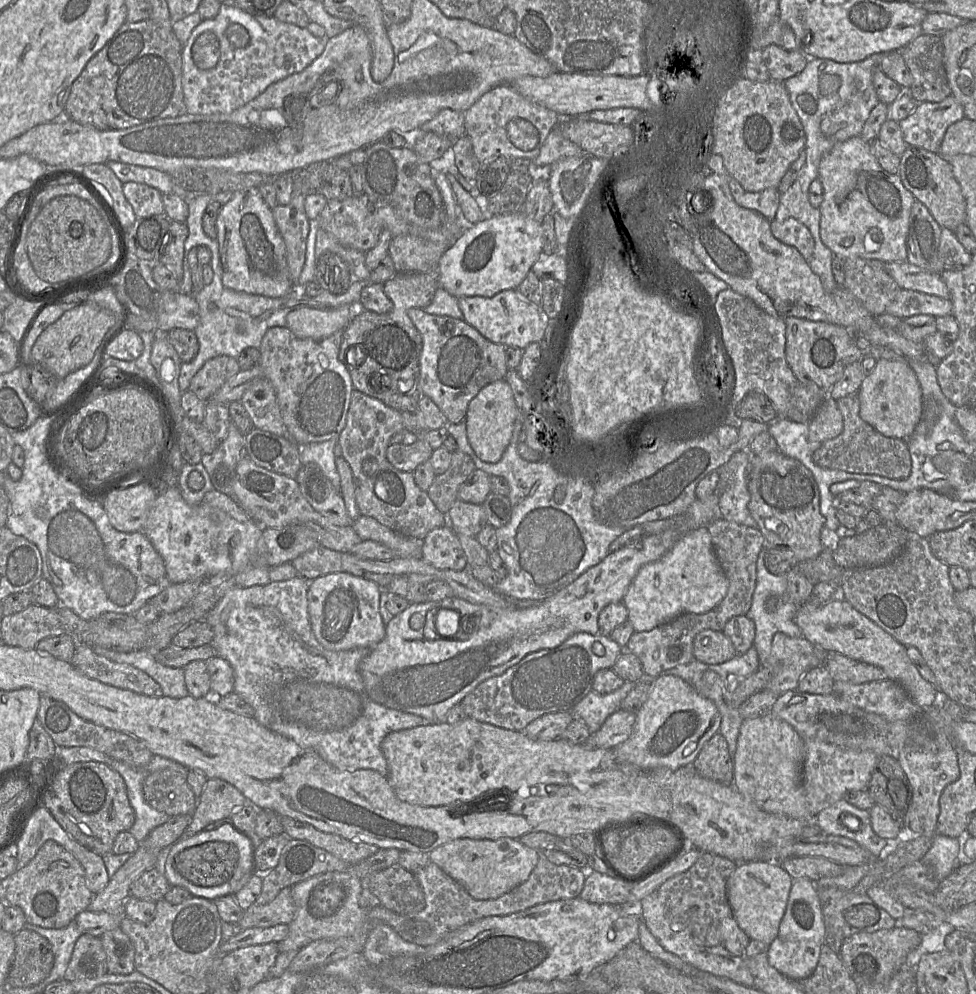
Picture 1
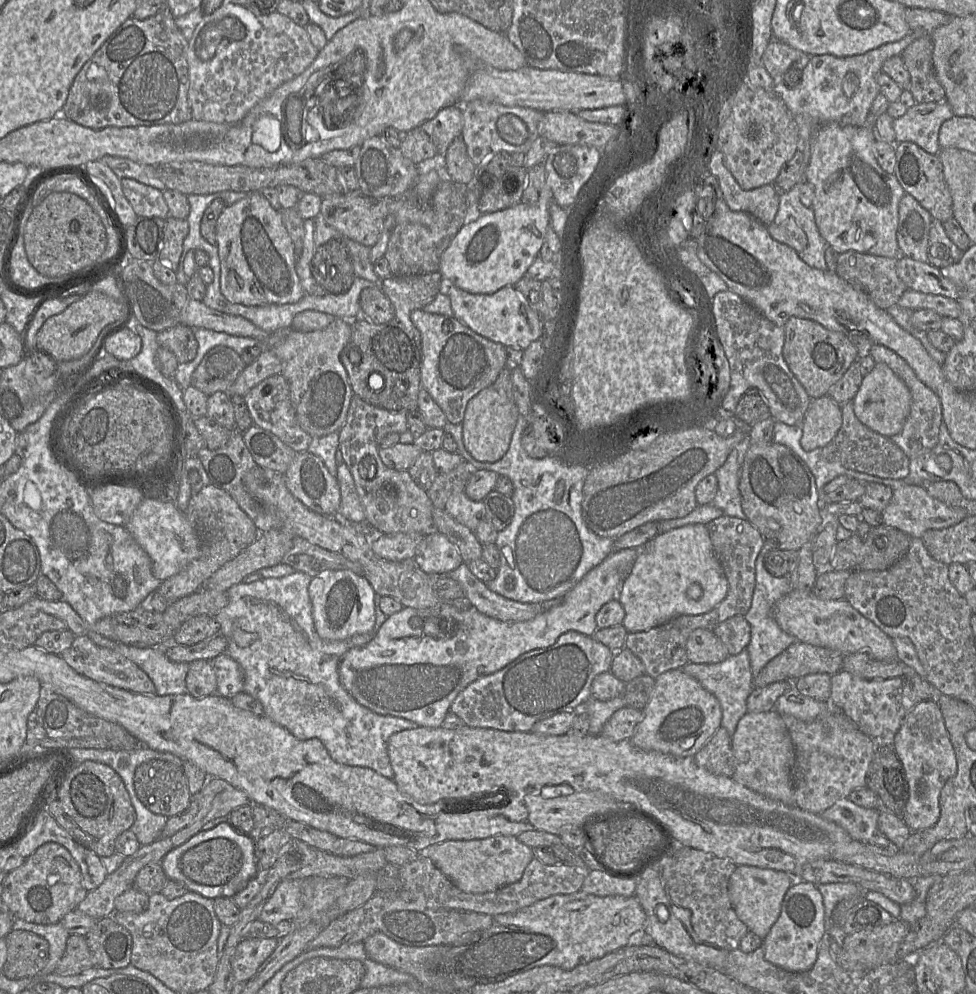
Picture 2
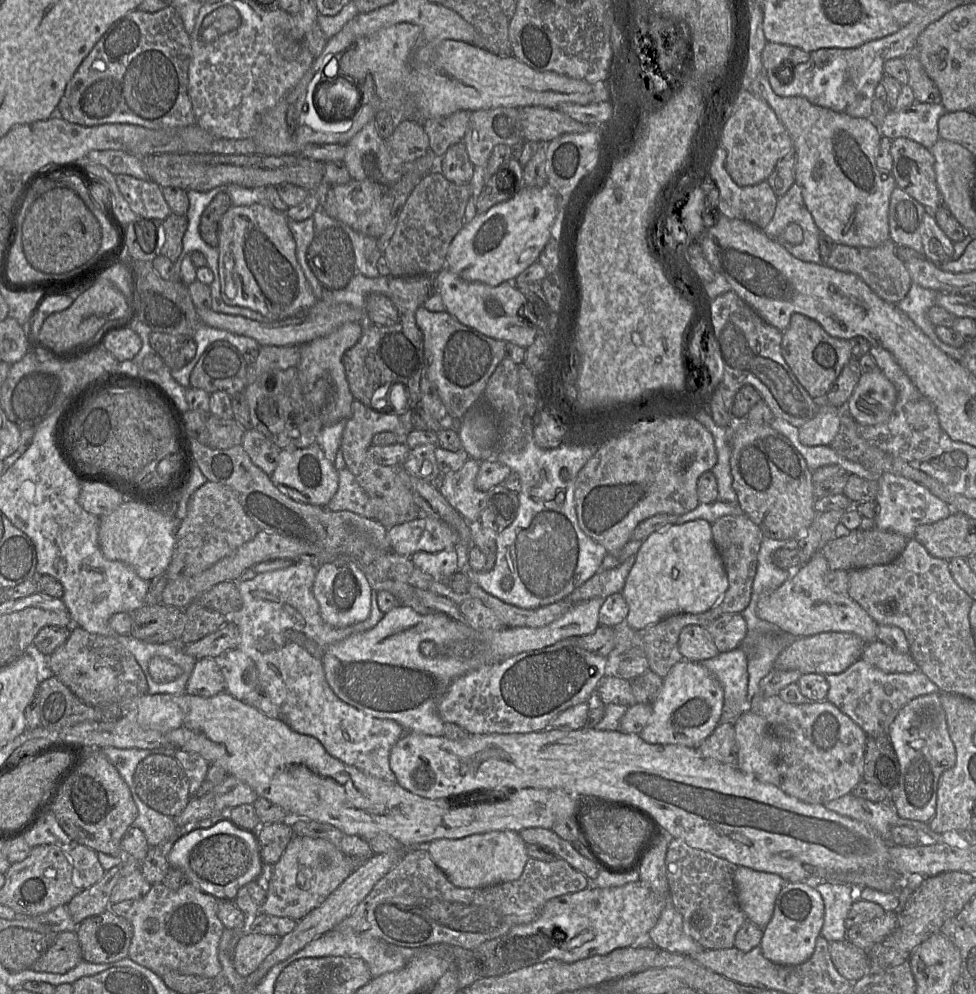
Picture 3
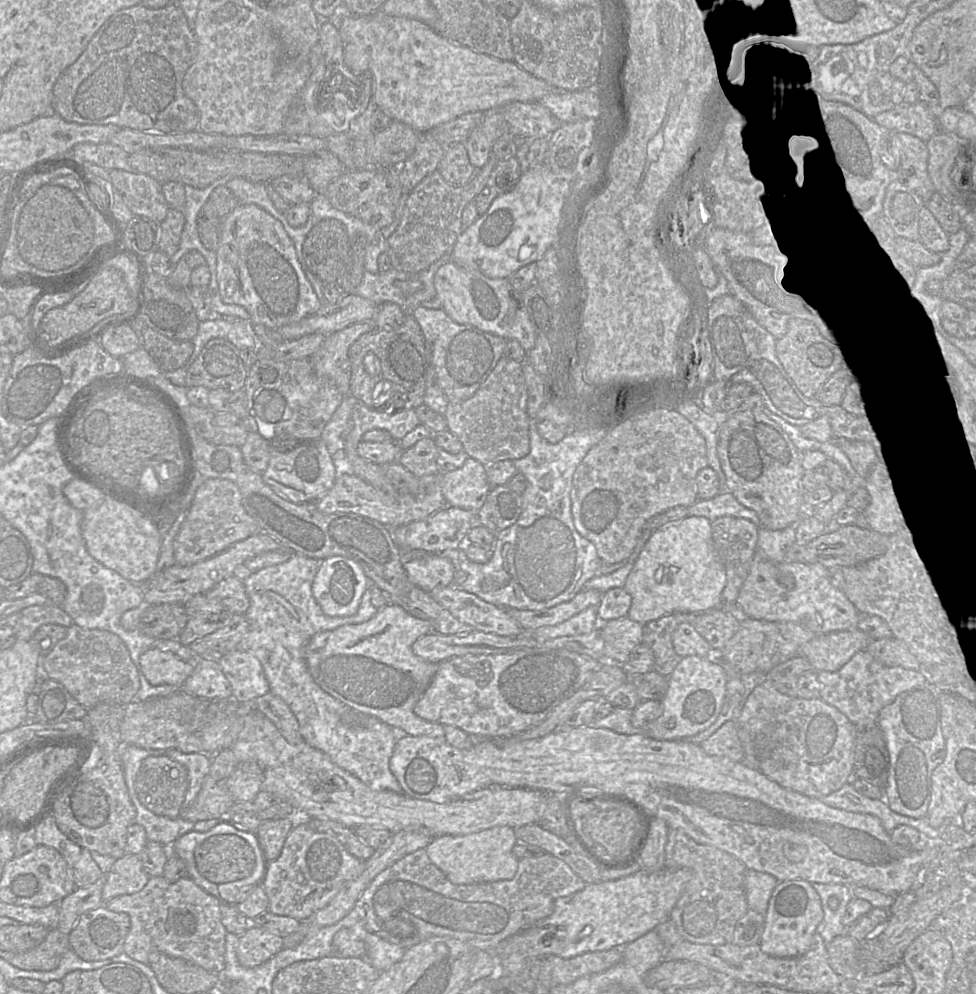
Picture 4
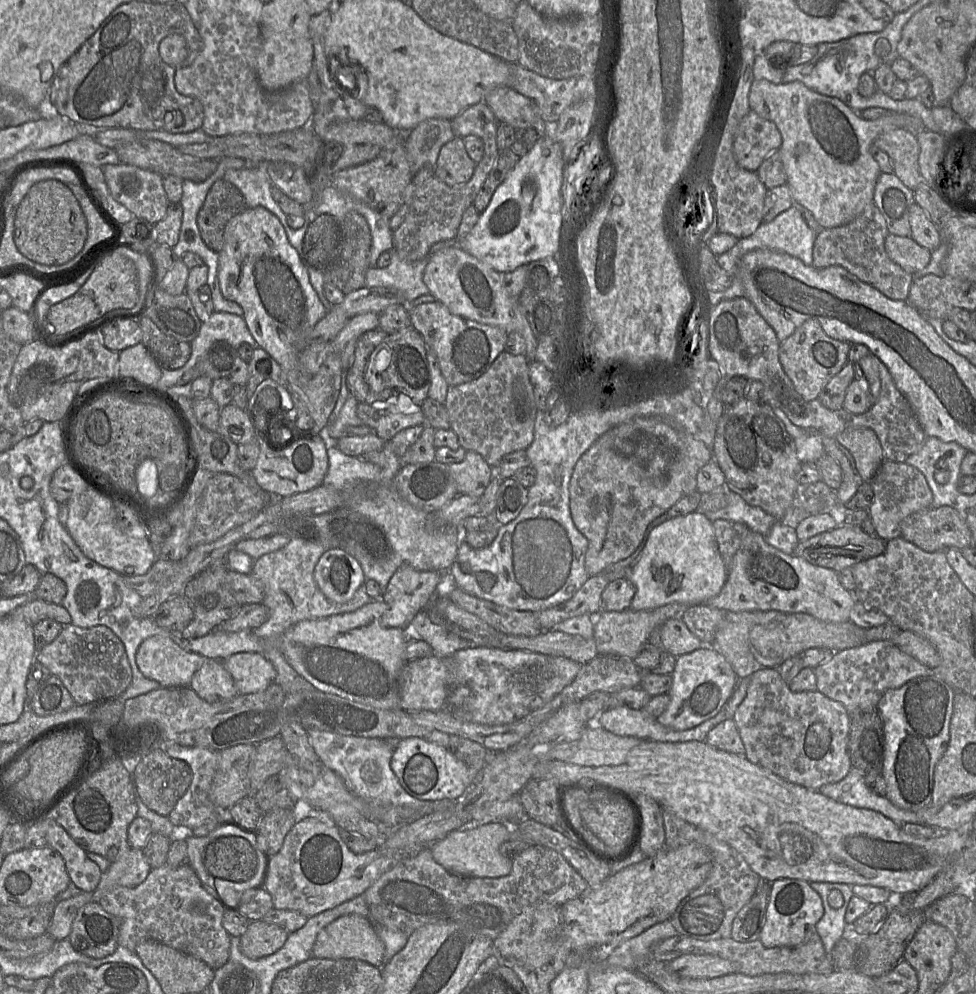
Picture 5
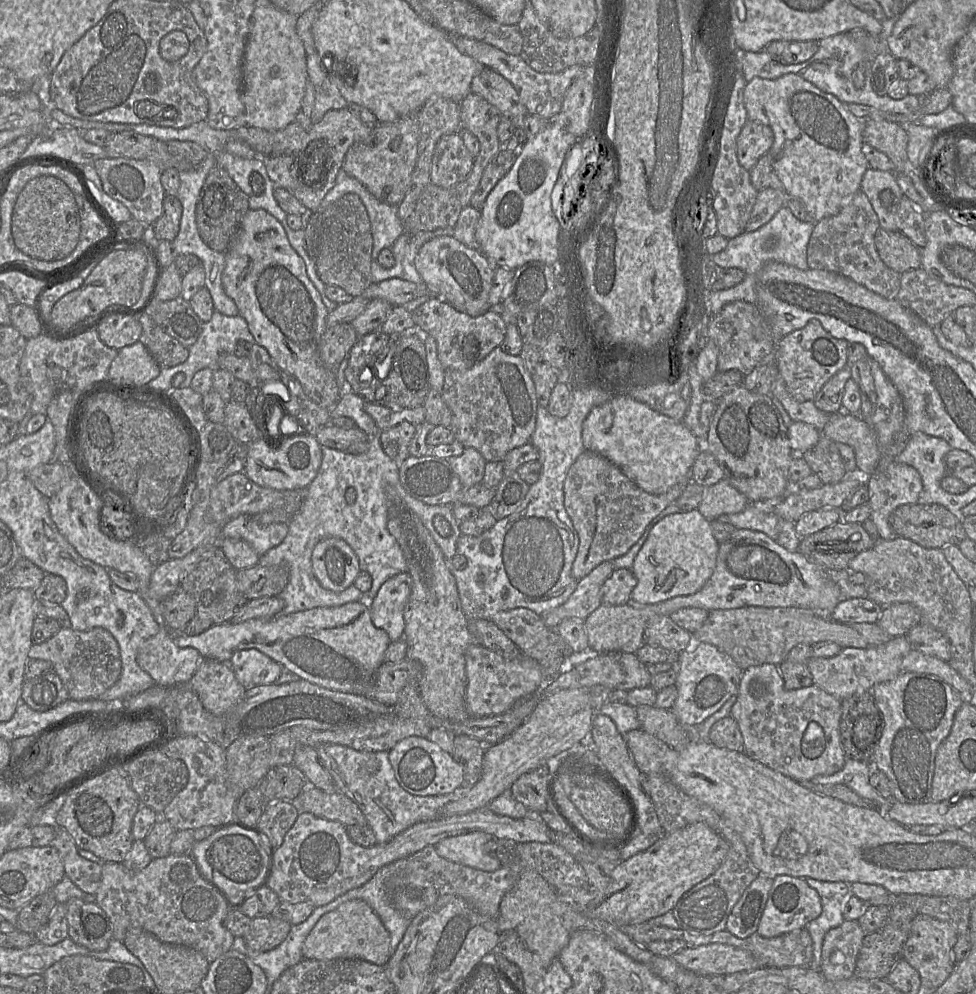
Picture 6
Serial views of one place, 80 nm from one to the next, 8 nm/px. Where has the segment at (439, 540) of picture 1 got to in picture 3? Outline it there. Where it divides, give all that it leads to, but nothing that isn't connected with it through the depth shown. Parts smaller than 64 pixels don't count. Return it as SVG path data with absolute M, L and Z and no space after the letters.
M455 548L436 553L417 552L410 558L417 568L438 582L444 582L458 570L458 553Z

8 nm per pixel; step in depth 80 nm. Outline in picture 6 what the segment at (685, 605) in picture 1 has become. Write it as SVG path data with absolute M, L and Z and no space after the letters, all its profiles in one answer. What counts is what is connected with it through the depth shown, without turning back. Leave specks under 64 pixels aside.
M700 511L666 516L651 529L632 565L631 571L637 579L637 585L631 593L632 604L655 604L696 593L714 572L718 548L711 521Z

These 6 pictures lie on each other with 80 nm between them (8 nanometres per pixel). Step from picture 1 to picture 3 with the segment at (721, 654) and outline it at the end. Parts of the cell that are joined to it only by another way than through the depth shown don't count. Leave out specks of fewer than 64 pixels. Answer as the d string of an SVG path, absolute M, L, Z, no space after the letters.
M688 625L681 630L678 647L683 660L691 662L708 660L720 653L711 634L698 625Z

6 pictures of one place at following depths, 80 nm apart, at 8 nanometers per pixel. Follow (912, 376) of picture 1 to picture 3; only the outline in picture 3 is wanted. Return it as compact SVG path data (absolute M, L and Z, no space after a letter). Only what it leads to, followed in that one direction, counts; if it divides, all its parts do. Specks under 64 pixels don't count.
M879 370L862 373L845 410L857 424L885 423L892 415L897 391L891 381Z

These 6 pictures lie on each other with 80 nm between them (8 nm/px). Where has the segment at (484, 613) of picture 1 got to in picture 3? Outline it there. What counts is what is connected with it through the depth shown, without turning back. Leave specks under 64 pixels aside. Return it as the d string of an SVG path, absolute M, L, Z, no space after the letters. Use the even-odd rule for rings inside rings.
M592 598L574 604L560 618L543 627L504 627L485 631L476 631L442 612L434 611L422 615L408 606L399 604L385 613L372 629L352 634L329 646L322 658L325 677L342 701L365 714L393 720L400 724L405 732L443 736L444 722L438 714L438 704L457 678L523 652L550 646L566 638L592 634L600 625L598 614L604 599ZM427 640L437 644L438 656L428 657L421 653L420 644Z

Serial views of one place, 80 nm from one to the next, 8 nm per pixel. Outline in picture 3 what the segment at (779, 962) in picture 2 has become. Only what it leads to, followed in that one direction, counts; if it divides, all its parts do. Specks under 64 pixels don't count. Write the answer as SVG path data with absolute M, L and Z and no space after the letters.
M785 882L779 892L771 921L763 930L763 955L780 965L799 965L811 958L824 923L824 902L815 887L806 882Z

